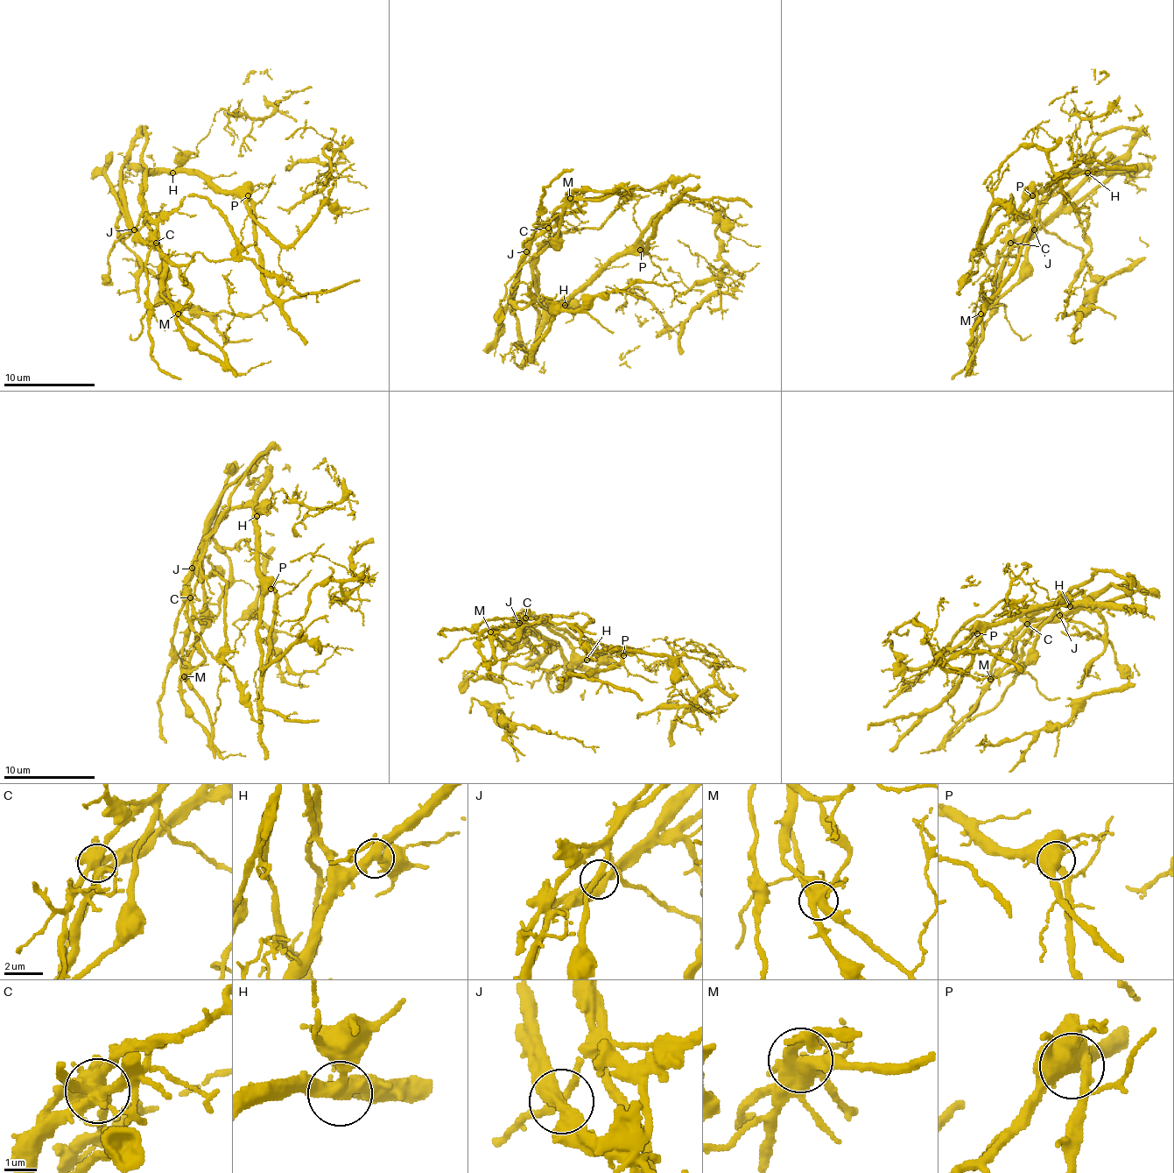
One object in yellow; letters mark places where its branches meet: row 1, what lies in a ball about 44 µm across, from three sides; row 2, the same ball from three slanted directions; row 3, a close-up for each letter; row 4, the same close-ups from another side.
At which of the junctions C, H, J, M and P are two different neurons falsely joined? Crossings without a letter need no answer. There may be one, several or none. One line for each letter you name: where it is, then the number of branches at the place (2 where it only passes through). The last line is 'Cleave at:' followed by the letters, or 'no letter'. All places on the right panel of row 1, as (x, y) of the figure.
C: Place: (1010, 243). Branches: 8
J: Place: (1034, 229). Branches: 2
M: Place: (980, 314). Branches: 6
Cleave at: C, J, M

